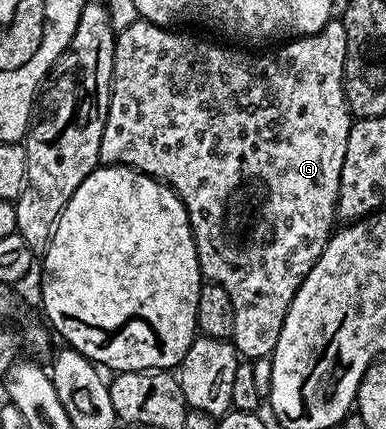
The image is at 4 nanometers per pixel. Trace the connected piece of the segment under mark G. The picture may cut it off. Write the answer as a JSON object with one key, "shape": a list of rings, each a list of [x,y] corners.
{"shape":[[[333,18],[326,26],[322,26],[322,30],[309,36],[293,38],[283,46],[277,47],[280,49],[277,50],[276,56],[249,55],[247,51],[237,50],[223,43],[211,44],[208,40],[199,40],[198,37],[187,36],[184,32],[187,31],[173,30],[168,26],[137,19],[117,35],[112,71],[112,97],[108,103],[108,113],[102,130],[100,164],[135,168],[137,172],[145,172],[147,176],[169,185],[179,196],[192,227],[200,275],[205,281],[220,284],[226,290],[226,294],[230,294],[230,302],[234,302],[234,334],[231,341],[241,357],[253,361],[263,356],[271,356],[275,350],[284,325],[284,315],[290,310],[290,302],[294,302],[314,262],[318,262],[338,218],[336,203],[342,178],[342,162],[346,158],[346,142],[350,138],[350,130],[354,123],[354,117],[348,110],[348,99],[344,96],[346,26],[343,19]]]}

